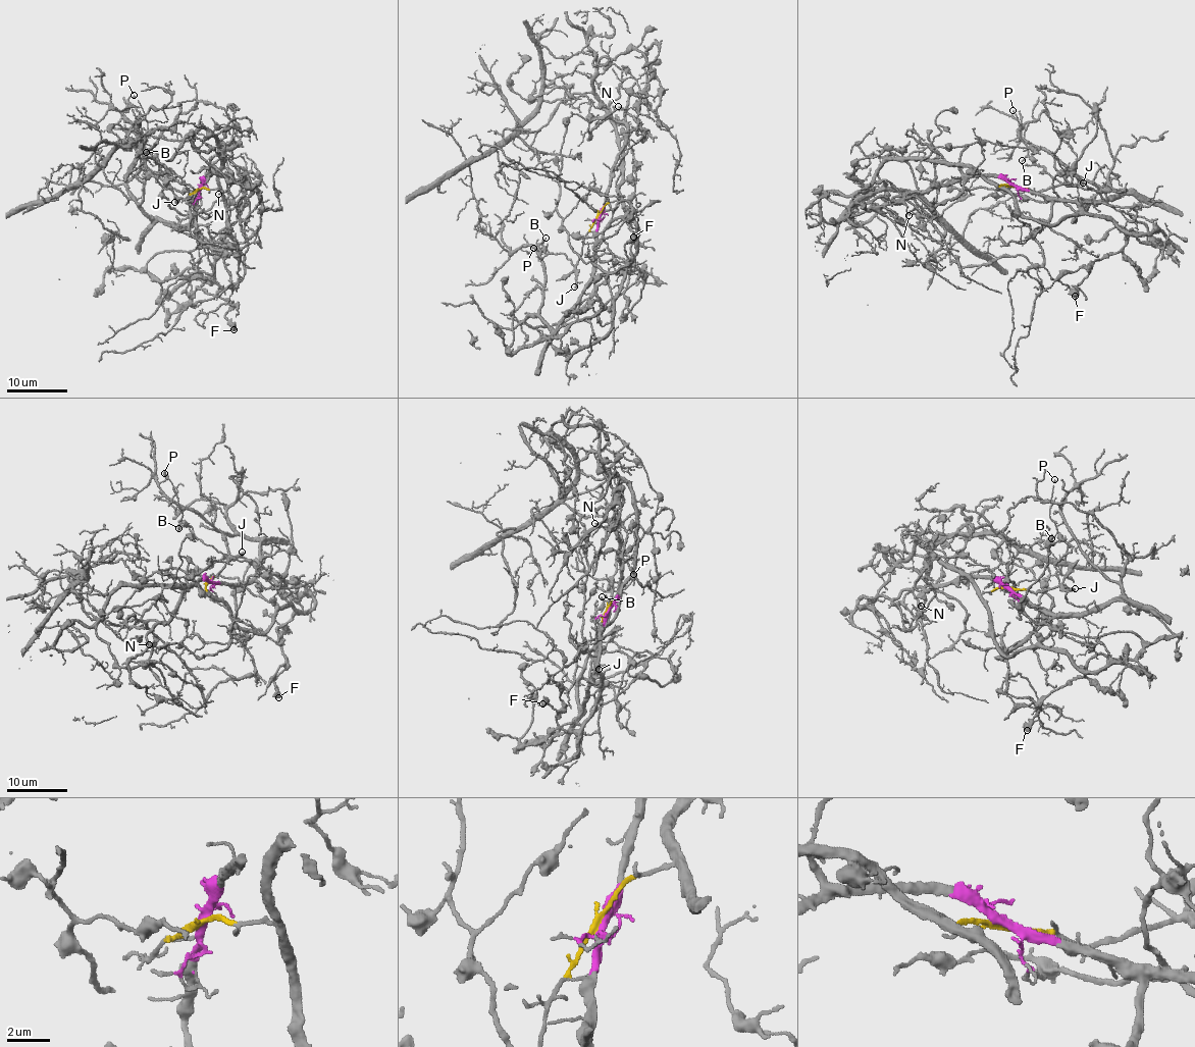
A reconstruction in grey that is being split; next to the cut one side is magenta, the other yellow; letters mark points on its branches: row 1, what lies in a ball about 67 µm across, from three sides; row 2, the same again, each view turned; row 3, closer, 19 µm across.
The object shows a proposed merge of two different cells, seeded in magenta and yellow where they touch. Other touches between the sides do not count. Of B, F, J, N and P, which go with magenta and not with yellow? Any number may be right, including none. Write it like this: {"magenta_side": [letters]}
{"magenta_side": ["F", "N"]}

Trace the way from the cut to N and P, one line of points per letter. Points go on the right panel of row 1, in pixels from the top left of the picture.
N: (1011, 186), (1001, 177), (980, 175), (962, 177), (925, 191), (912, 192), (907, 200), (913, 206), (908, 215)
P: (1011, 186), (1039, 191), (1060, 184), (1042, 173), (1044, 170), (1030, 156), (1021, 139), (1014, 109)

